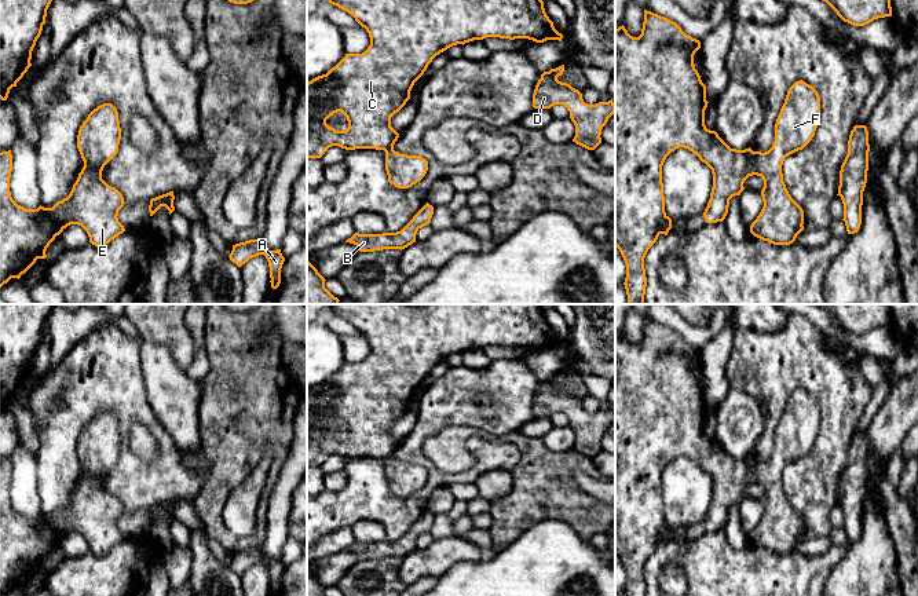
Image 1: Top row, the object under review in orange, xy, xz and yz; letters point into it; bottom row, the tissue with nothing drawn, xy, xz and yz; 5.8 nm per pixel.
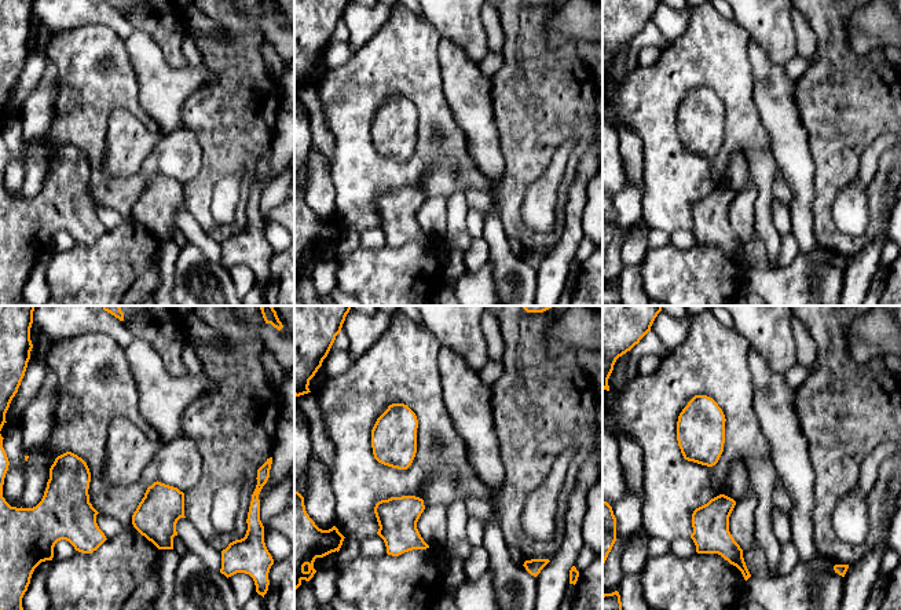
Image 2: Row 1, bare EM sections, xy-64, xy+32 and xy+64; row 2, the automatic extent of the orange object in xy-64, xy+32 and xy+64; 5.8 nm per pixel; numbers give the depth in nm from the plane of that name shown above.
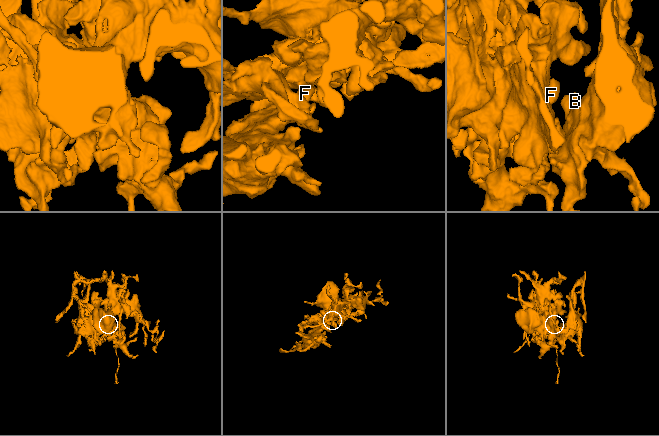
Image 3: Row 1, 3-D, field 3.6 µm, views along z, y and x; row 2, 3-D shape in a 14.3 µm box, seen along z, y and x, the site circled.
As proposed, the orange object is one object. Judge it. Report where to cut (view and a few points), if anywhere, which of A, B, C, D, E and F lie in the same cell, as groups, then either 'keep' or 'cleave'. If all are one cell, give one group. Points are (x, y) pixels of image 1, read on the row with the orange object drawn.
cut none; groups A B C D E F; keep

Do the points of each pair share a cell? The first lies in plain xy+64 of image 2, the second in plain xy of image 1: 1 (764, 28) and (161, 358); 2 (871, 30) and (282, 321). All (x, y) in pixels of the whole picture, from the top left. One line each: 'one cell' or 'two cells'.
1: two cells
2: one cell

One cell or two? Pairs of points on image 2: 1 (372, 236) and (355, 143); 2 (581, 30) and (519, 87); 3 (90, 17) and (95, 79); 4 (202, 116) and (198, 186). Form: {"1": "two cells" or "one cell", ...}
{"1": "two cells", "2": "two cells", "3": "two cells", "4": "one cell"}

